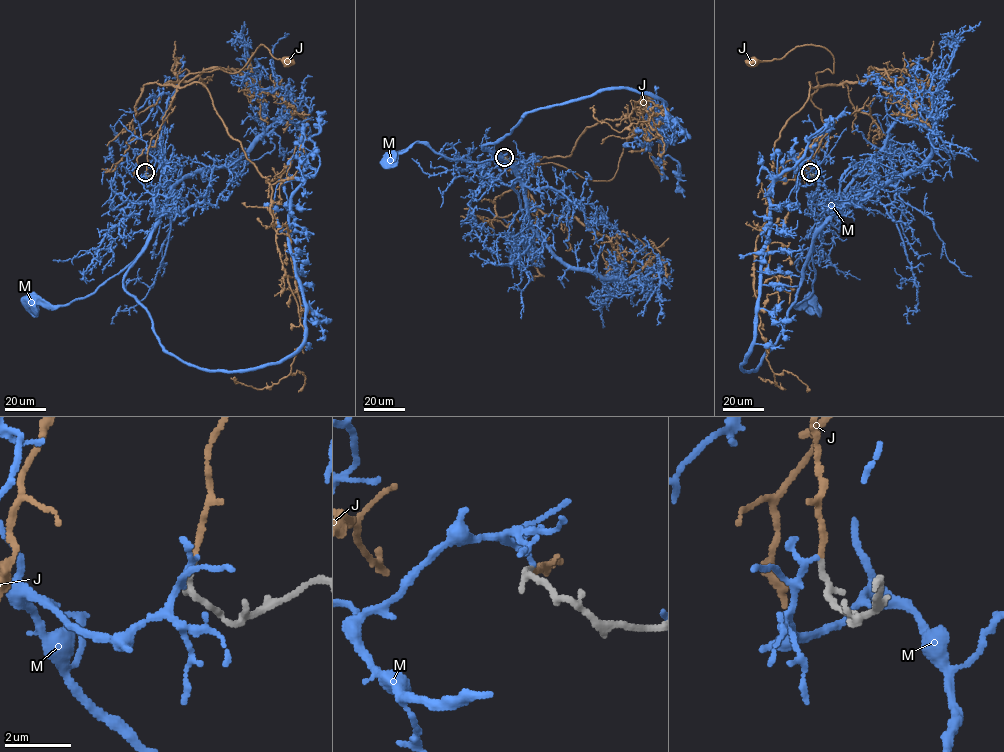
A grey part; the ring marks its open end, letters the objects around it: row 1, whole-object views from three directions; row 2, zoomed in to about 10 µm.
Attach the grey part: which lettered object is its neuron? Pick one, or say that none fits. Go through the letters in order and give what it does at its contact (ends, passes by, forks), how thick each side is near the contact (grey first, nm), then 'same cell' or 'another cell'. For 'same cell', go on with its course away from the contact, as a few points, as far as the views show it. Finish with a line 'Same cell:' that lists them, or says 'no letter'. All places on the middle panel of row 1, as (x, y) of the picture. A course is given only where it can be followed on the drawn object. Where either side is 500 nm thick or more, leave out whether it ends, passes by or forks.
J: it ends; calibres 110 and 170 nm; same cell
M: it passes by; calibres 110 and 150 nm; another cell
Same cell: J

